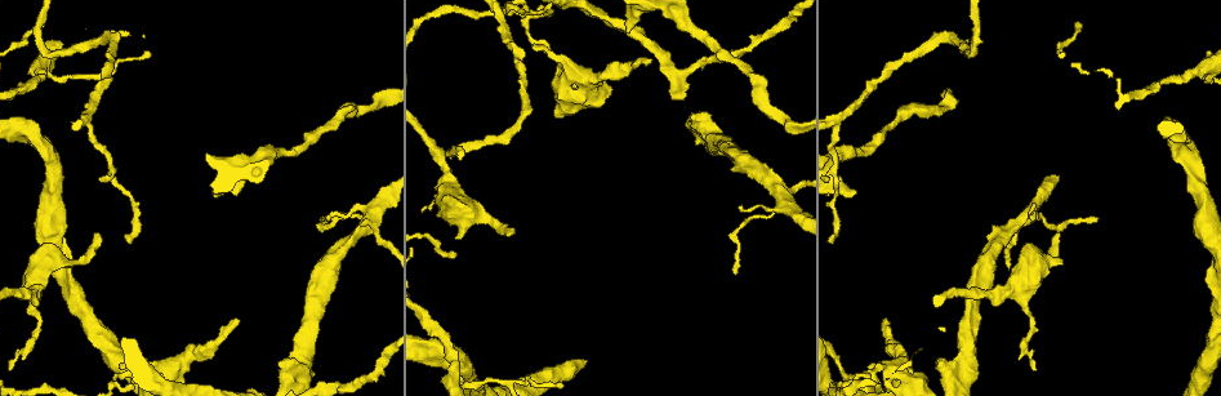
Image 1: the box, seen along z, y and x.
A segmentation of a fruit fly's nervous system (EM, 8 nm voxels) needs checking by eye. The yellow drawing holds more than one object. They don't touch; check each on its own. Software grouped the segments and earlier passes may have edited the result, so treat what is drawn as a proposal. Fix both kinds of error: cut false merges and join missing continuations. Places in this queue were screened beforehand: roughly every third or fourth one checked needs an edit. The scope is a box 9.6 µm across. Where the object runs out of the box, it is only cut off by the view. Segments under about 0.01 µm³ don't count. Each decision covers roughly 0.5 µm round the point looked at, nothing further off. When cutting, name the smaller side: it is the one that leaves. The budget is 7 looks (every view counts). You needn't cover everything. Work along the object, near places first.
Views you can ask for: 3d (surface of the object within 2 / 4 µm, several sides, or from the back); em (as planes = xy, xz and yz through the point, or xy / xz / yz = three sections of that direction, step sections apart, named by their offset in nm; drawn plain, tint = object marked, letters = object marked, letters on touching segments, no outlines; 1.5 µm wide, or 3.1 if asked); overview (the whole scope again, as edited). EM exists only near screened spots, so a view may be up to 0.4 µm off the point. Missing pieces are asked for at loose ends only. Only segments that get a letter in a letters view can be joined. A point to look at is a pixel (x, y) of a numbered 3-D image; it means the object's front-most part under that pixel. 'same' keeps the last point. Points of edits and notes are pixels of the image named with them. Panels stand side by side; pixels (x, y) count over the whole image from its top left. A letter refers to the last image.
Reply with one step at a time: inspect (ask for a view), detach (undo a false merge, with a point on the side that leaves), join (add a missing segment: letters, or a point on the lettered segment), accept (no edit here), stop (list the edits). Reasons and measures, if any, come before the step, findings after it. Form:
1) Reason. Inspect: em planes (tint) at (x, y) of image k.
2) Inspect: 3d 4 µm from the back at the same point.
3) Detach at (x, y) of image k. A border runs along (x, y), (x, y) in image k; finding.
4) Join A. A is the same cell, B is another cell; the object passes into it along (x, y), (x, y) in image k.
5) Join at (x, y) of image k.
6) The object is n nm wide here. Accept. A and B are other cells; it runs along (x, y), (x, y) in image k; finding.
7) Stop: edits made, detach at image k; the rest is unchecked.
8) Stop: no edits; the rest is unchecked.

Narrows sharply. Inspect: 3d 2 µm at (377, 365) of image 1.

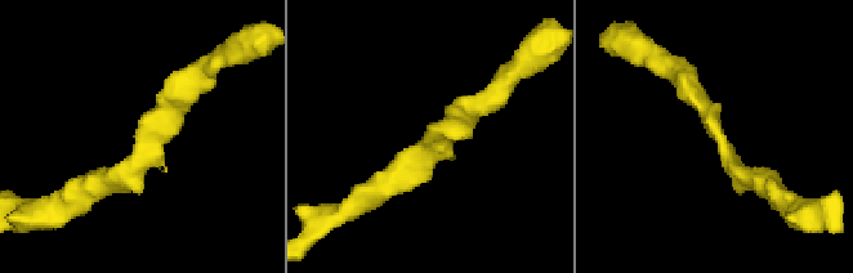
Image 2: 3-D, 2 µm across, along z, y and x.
The arms are 170, 180 nm wide. Inspect: em planes (letters) at (720, 132) of image 2.

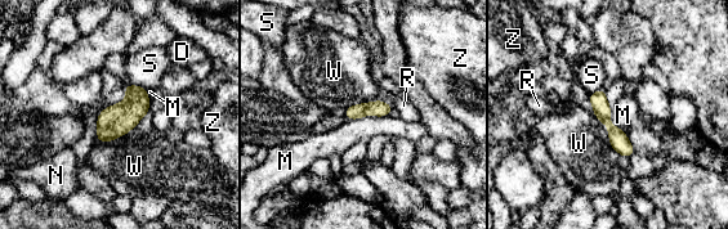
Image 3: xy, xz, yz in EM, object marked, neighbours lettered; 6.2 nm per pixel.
The object is 100 nm wide here. Accept. D, M, N, R, S, W and Z are other cells; it runs along (592, 97), (626, 153) in image 3; one neuron here.

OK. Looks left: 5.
An open end. Inspect: em planes (letters) at (509, 234) of image 1.

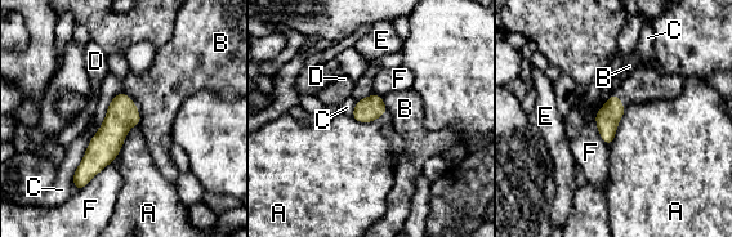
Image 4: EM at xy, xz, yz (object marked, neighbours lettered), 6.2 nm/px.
The object is 150 nm wide here. Accept. A, B, C, D, E and F are other cells; a border runs along (138, 125), (129, 129), (112, 160) in image 4; none of them fits.

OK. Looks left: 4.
Inspect: em planes (plain) at (499, 11) of image 1.

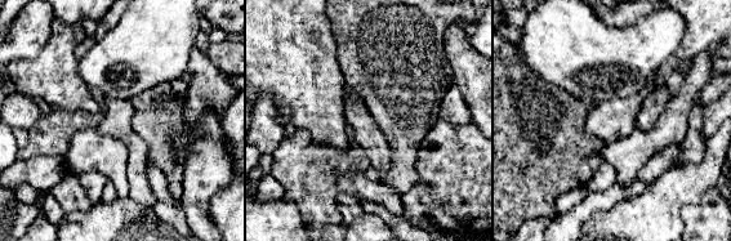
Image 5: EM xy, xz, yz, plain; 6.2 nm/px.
What lies round it. Inspect: em planes (letters) at the same point.

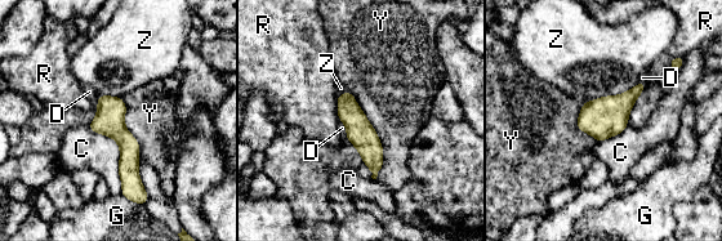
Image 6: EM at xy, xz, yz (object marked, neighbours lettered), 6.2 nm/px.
Accept. C, D, G, R, Y and Z are other cells; a border runs along (351, 90), (382, 146), (377, 178) in image 6; one neuron here.

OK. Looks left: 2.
Stop: no edits; the rest is unchecked.

